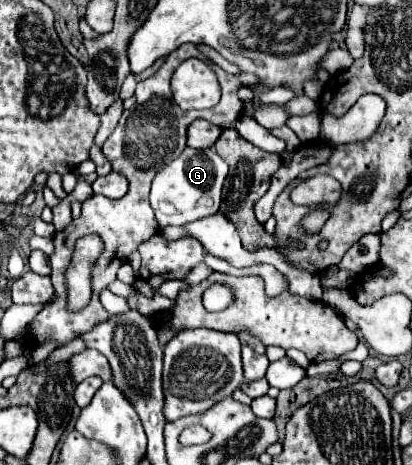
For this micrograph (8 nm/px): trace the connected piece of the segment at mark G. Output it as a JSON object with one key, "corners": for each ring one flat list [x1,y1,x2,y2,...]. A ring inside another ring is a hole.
{"corners":[[187,147,175,161,165,165,153,179,151,185,151,207,159,221,159,227,167,225,183,225,219,211,221,205,221,189,227,177,229,165,217,155,213,147,209,149,193,149]]}

